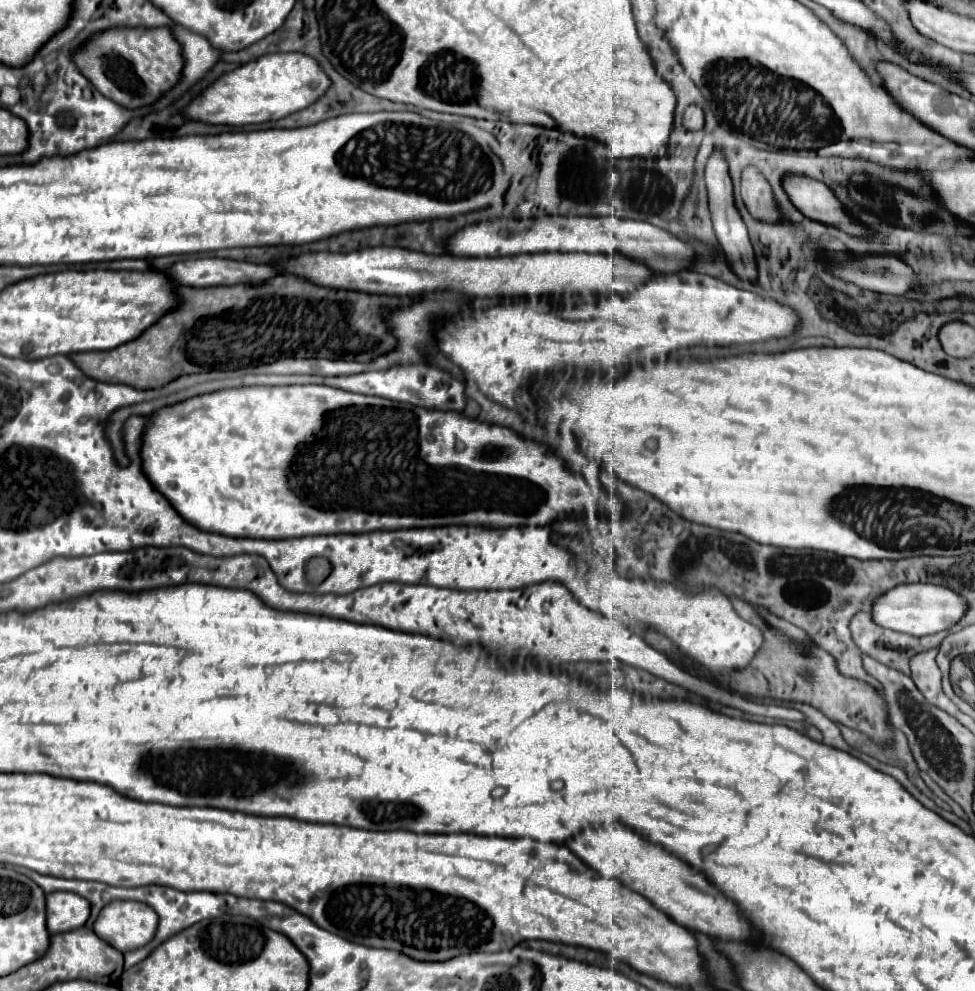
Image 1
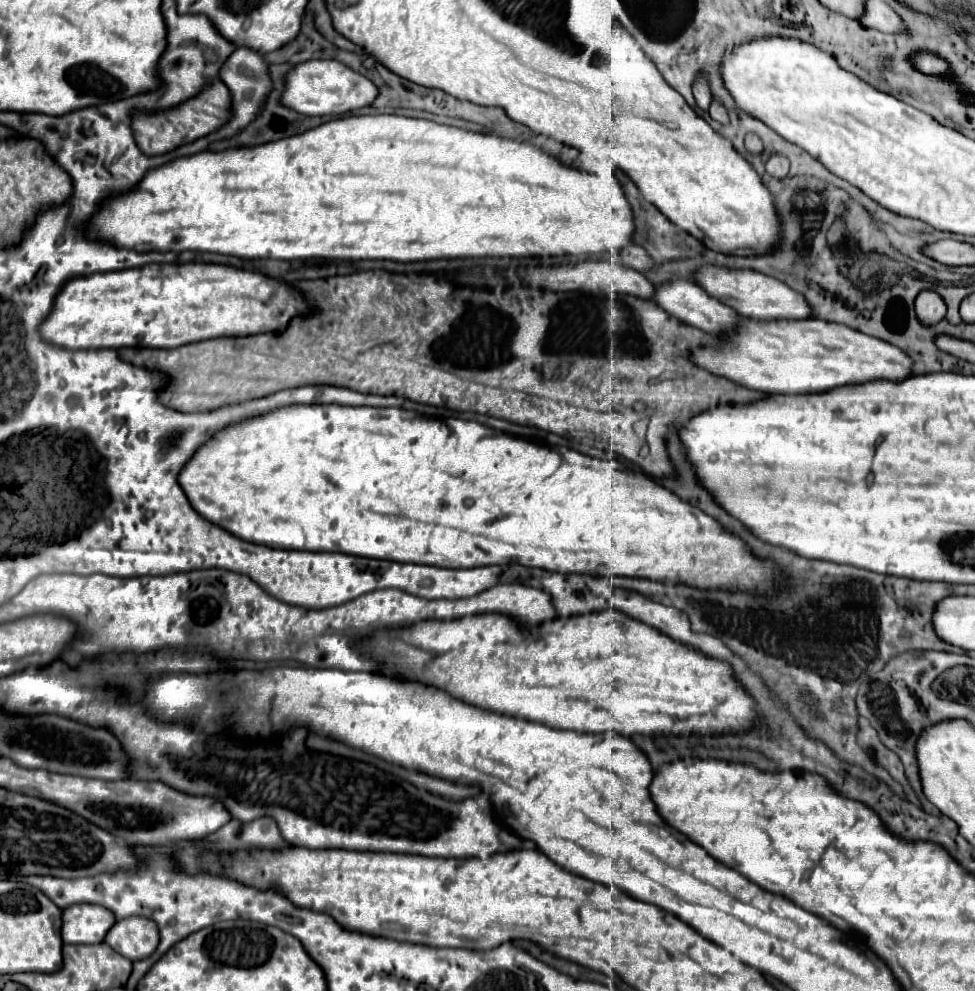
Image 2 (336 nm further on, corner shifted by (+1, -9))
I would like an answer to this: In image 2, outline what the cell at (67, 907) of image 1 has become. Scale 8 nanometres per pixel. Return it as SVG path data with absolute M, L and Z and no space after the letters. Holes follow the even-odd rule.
M75 904L63 910L61 938L65 944L99 944L115 924L115 916L95 904Z

